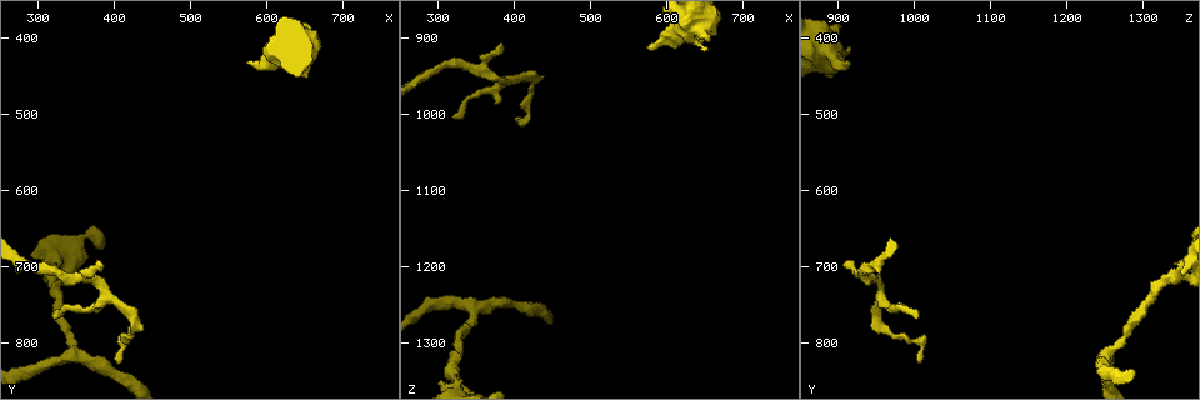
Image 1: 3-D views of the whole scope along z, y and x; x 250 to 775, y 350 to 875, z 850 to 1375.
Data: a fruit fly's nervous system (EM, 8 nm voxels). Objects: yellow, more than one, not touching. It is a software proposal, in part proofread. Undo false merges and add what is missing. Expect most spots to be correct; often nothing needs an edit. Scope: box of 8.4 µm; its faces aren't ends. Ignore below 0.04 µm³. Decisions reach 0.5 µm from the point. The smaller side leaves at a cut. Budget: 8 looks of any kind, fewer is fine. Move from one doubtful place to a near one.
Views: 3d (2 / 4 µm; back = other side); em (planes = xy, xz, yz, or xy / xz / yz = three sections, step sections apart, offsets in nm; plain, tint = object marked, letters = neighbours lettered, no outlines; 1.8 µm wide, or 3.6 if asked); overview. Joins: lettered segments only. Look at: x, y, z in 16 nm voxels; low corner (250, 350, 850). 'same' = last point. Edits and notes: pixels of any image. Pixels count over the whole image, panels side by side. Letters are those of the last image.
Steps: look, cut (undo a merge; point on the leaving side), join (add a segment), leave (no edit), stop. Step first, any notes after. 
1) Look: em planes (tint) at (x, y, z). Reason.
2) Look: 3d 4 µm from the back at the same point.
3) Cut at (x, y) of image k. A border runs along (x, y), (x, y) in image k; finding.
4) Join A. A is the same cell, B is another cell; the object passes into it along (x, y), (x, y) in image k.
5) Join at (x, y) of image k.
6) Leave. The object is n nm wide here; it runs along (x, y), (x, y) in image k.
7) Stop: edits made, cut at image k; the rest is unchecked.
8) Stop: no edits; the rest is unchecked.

Look: 3d 4 µm at (380, 700, 910). Branch stops here.

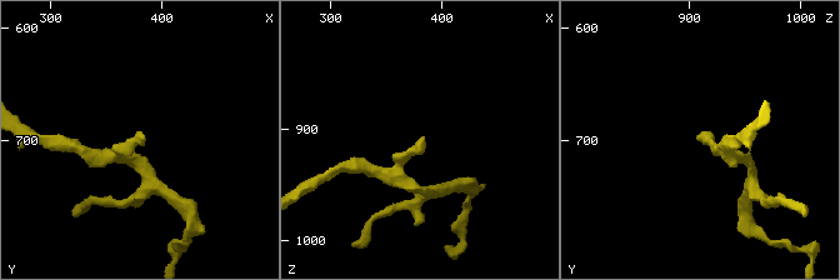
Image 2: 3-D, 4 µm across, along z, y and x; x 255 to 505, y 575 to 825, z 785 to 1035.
Look: em planes (letters) at (386, 696, 910).

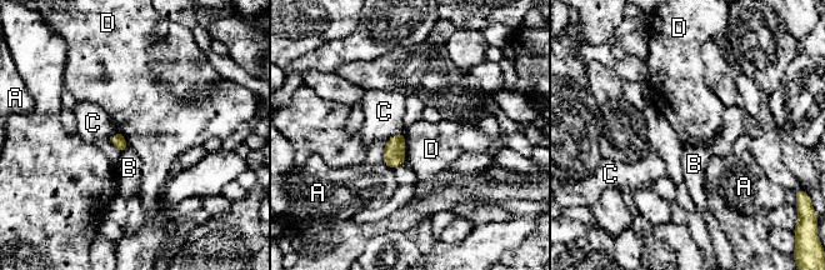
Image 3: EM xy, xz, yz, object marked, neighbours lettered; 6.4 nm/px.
Leave. A, B, C and D are other cells; no lettered segment goes on from it.

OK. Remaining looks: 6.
Look: 3d 2 µm at (325, 700, 1345). Narrows sharply.

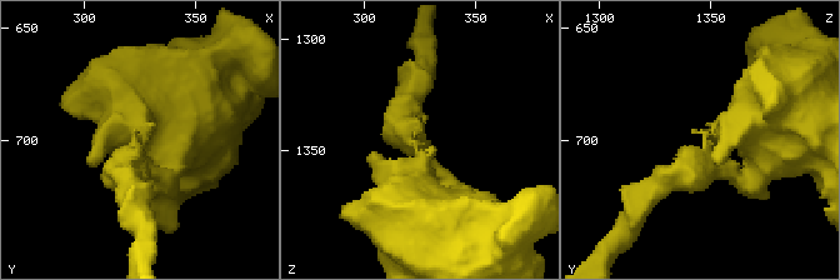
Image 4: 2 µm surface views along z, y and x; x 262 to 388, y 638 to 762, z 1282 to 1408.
Look: em planes (letters) at (324, 705, 1346). Now the EM.

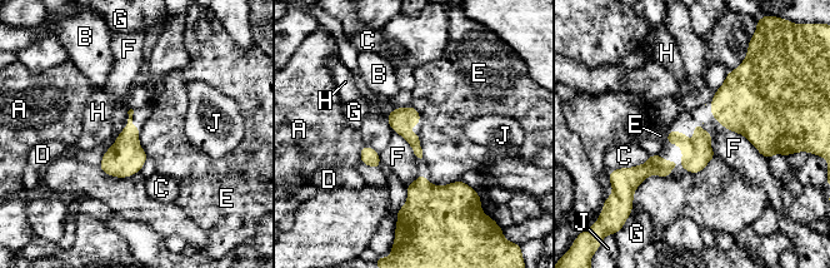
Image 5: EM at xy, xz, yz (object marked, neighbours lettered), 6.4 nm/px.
Leave. A, B, C, D, E, F, G, H and J are other cells; it runs along (708, 135), (683, 163), (630, 173) in image 5; continuous, no second cell.

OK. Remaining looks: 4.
Look: 3d 2 µm from the back at (580, 435, 910). Stops while still wide.

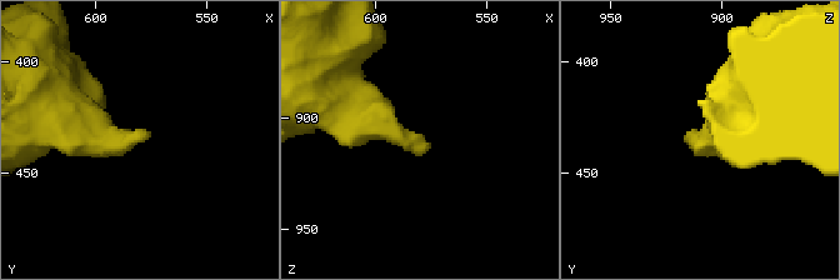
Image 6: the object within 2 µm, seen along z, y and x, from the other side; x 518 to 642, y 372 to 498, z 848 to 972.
Look: em planes (letters) at (579, 433, 914).

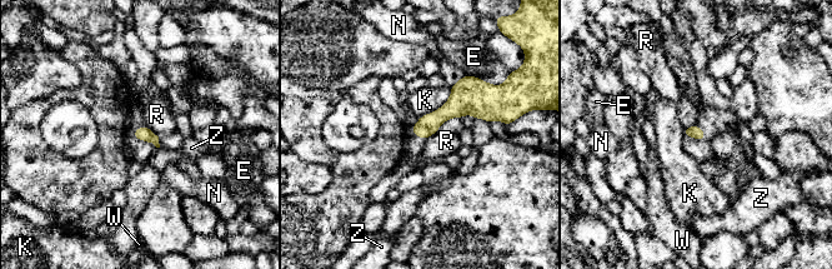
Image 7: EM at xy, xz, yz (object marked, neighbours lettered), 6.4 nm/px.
Leave. E, K, N, R, W and Z are other cells; a border runs along (461, 118), (446, 119), (424, 140) in image 7; no lettered segment goes on from it.

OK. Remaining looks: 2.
Stop: no edits; the rest is unchecked.

